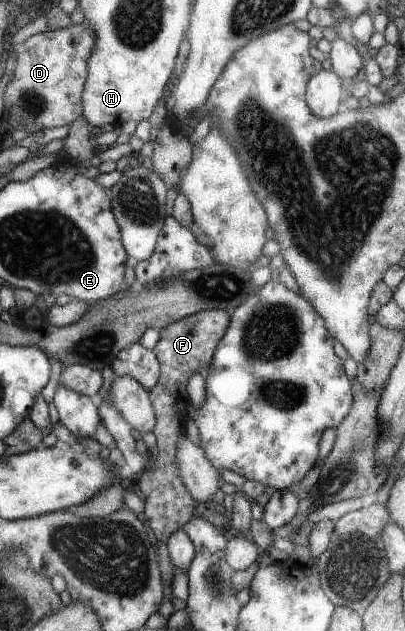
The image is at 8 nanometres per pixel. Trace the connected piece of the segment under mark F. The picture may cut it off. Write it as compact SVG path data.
M215 308L184 317L183 320L169 324L161 329L162 338L156 345L155 353L162 365L160 380L150 391L158 422L154 429L157 450L153 465L140 476L139 486L145 497L145 519L150 529L155 531L161 543L168 543L169 538L193 519L197 500L185 485L182 471L176 463L178 446L185 436L187 407L192 401L188 392L188 383L197 372L205 372L204 365L212 363L220 341L224 339L232 314L226 309Z

